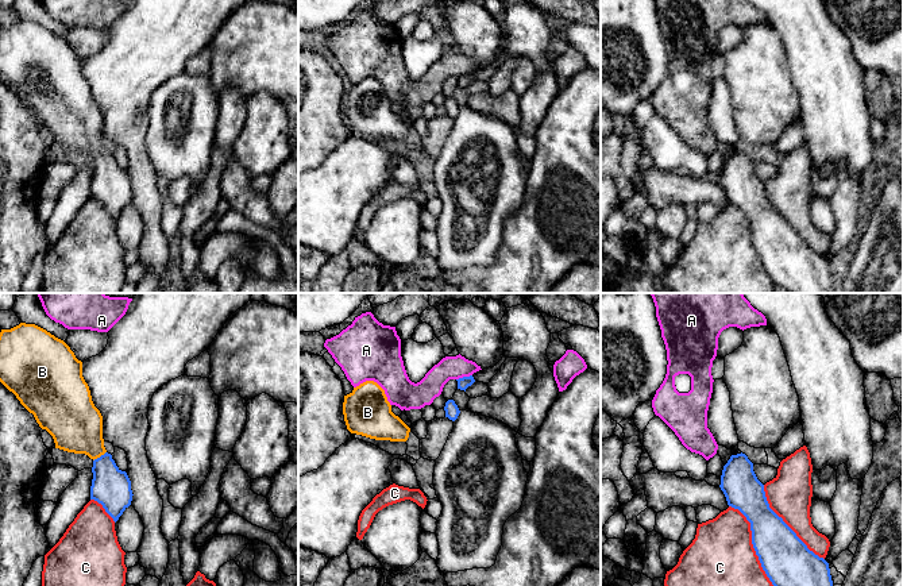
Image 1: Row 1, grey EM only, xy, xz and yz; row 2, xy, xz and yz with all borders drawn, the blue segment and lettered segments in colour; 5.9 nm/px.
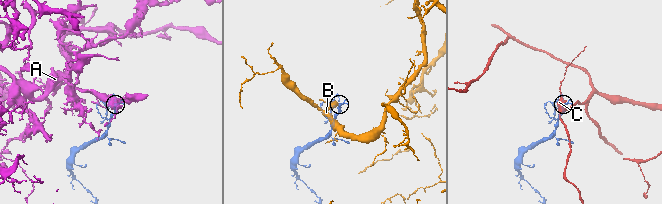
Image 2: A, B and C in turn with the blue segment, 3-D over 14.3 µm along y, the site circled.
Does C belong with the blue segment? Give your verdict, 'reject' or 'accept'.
reject

